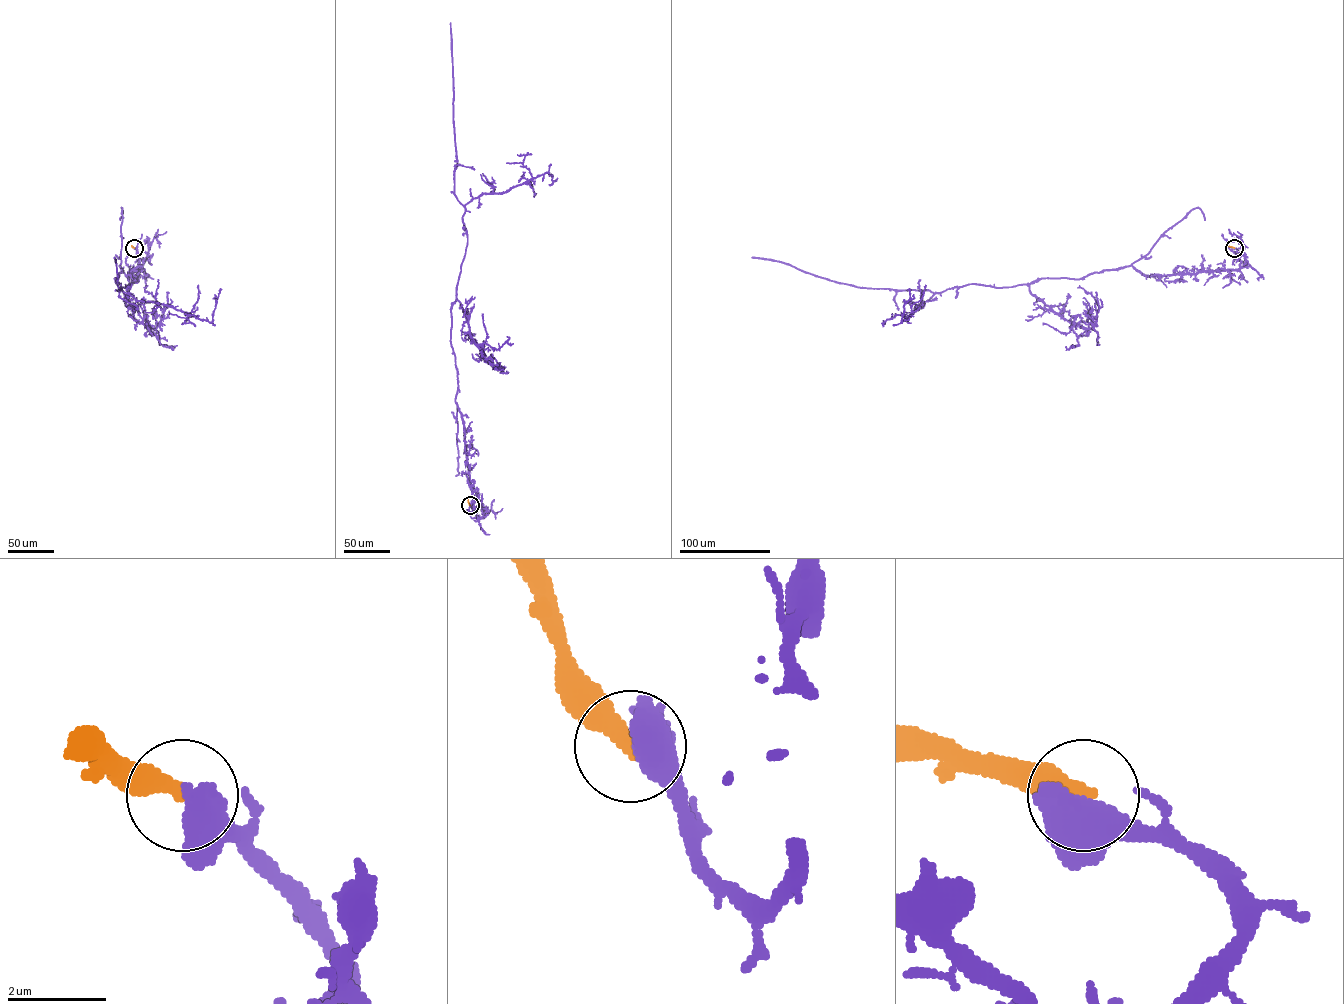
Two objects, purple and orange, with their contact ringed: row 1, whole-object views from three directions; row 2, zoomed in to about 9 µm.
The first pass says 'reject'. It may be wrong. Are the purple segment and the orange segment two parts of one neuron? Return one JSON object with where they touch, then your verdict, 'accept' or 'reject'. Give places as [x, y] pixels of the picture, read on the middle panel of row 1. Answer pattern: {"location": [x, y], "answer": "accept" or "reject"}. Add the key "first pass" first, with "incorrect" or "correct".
{"first pass": "correct", "location": [470, 505], "answer": "reject"}

